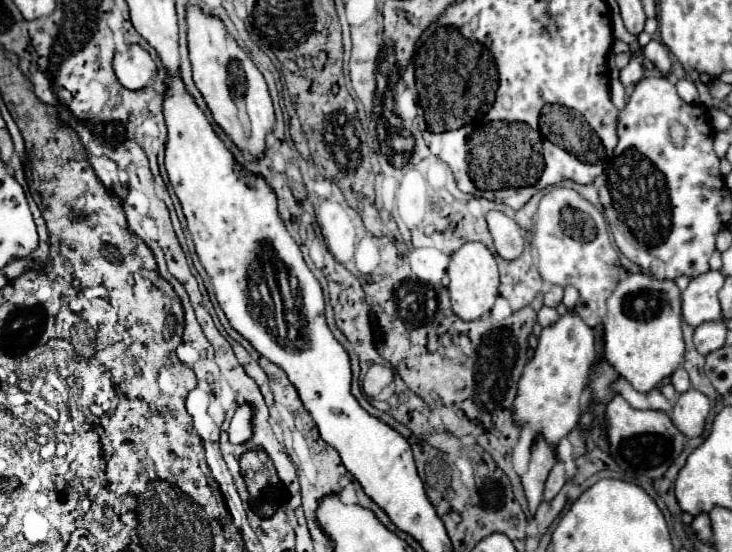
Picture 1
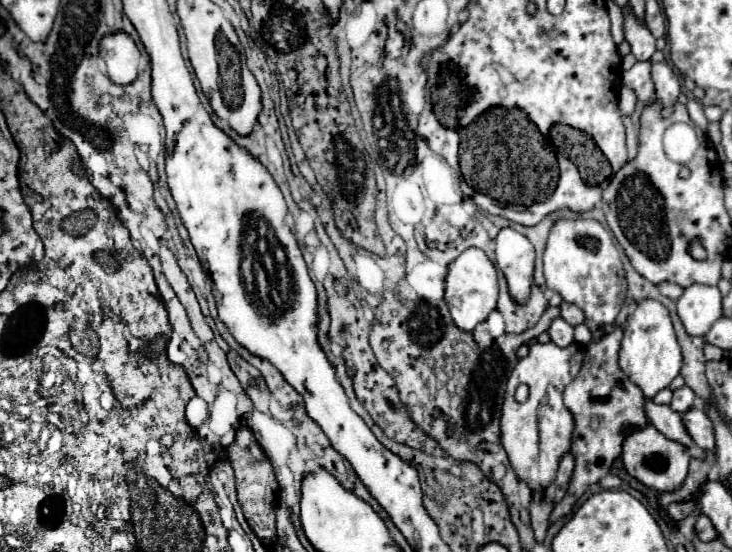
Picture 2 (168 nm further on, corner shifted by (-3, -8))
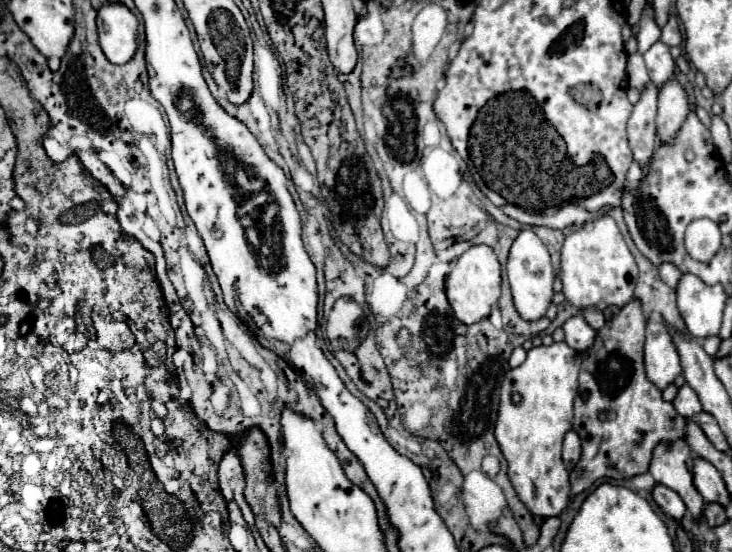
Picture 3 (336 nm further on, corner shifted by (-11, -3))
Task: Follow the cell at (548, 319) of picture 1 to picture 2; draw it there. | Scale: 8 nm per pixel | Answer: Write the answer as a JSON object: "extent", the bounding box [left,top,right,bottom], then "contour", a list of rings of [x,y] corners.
{"extent":[549,317,573,347],"contour":[[[557,317],[551,323],[549,335],[551,335],[551,341],[559,347],[569,347],[573,343],[573,327],[563,317]]]}

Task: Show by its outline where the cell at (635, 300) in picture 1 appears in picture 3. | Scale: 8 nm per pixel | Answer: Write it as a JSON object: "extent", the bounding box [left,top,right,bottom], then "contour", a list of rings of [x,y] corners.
{"extent":[645,320,683,390],"contour":[[[647,320],[645,370],[647,370],[647,378],[659,390],[663,390],[667,384],[671,384],[683,372],[679,352],[675,350],[673,336],[665,322]]]}

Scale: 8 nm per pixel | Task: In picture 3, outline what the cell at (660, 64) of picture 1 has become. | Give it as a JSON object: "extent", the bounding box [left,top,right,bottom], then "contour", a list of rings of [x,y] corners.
{"extent":[657,74,691,142],"contour":[[[673,74],[673,78],[659,88],[659,112],[657,112],[659,140],[671,142],[689,110],[691,110],[689,96],[681,82],[677,80],[677,76]]]}

